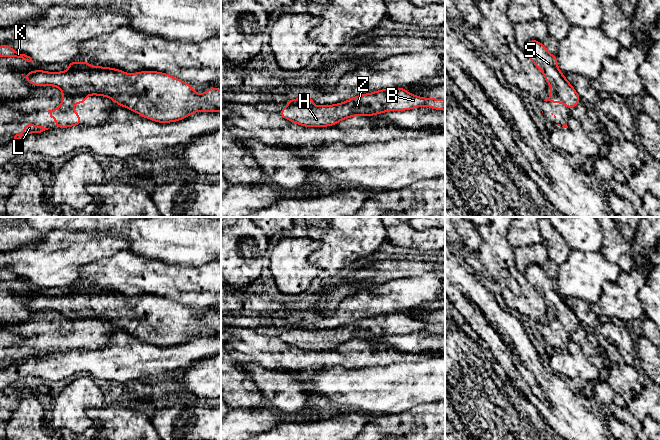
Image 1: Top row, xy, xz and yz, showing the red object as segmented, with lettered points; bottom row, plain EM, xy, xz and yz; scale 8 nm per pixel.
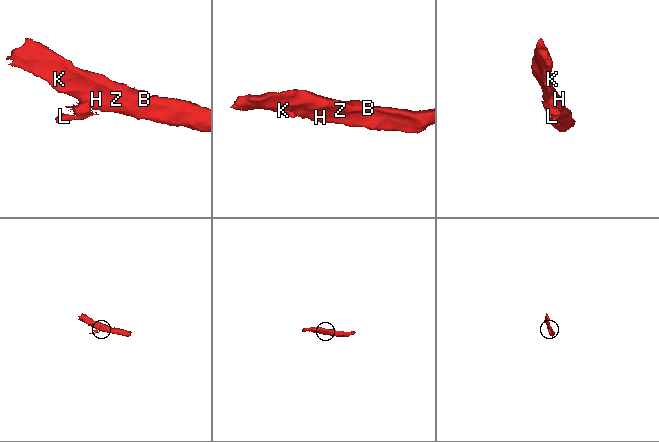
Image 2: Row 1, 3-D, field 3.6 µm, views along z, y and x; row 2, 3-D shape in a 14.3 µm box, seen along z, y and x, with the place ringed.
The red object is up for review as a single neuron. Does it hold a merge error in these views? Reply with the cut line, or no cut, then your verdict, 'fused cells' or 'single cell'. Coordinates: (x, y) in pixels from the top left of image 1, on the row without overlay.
cut in xy along (63, 318), (69, 320), (87, 319); fused cells

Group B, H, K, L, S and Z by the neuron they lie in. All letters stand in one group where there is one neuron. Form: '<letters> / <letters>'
B H K S Z / L

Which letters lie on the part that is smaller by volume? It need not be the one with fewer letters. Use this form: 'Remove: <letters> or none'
Remove: L

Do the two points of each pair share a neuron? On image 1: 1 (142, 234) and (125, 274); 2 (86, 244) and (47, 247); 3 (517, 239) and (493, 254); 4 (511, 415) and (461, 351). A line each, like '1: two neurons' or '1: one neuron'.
1: two neurons
2: one neuron
3: two neurons
4: one neuron

